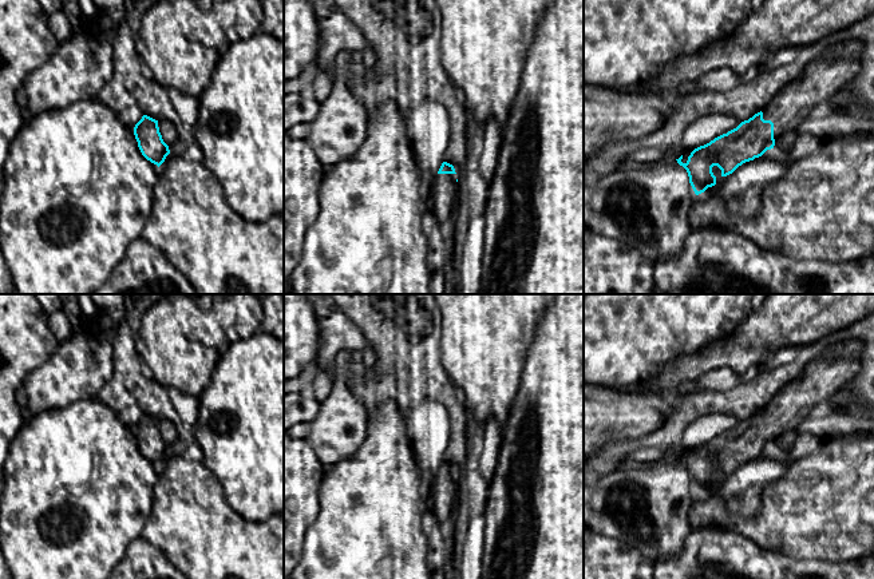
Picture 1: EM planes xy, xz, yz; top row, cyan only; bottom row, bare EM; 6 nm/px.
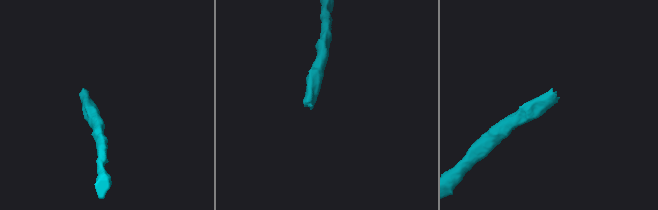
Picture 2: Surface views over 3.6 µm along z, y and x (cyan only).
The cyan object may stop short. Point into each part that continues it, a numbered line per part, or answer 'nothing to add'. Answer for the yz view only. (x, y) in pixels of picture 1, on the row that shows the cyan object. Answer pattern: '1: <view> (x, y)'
1: yz (842, 63)

